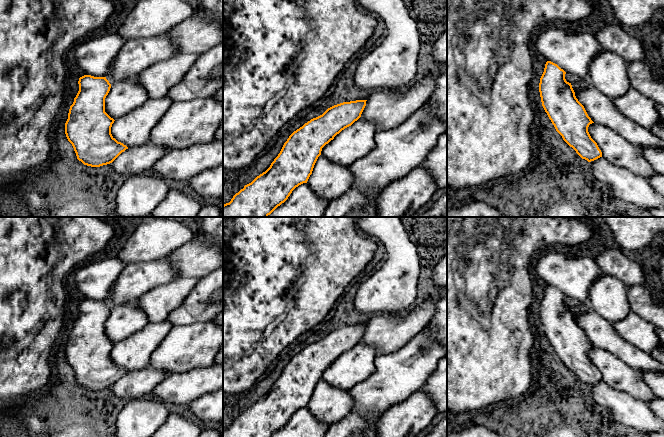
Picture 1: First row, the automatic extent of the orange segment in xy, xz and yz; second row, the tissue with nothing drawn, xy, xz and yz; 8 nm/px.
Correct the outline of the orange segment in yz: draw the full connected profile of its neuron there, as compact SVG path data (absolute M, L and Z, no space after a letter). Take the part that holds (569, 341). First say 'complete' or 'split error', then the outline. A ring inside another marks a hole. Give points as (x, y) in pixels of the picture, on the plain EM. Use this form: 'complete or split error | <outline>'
complete | M551 285L546 286L539 307L542 330L563 364L572 371L582 383L591 386L602 381L601 374L588 356L589 349L594 346L588 340L584 330L576 322L571 307L565 303L565 298L566 296L557 288Z

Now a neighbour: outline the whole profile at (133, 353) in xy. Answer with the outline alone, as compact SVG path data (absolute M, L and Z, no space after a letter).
M167 320L149 322L138 333L115 343L111 351L113 362L128 372L147 367L152 353L166 338L171 327Z

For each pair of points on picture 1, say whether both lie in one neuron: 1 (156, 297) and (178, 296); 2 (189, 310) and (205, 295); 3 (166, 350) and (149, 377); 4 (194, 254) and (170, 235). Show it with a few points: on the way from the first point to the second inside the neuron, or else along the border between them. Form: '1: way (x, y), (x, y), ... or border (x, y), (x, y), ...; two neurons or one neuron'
1: way (161, 297), (173, 296); one neuron
2: way (193, 306), (201, 299); one neuron
3: border (148, 365), (156, 369), (164, 369), (168, 374); two neurons
4: border (191, 239), (175, 249), (167, 257); two neurons

